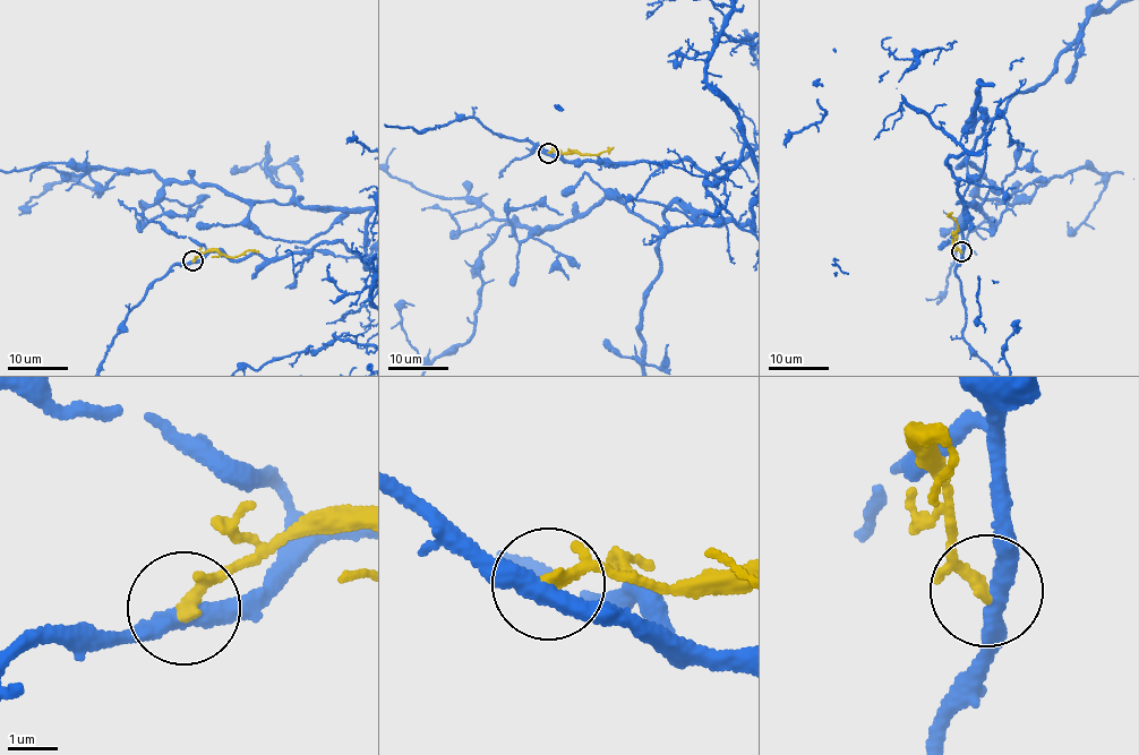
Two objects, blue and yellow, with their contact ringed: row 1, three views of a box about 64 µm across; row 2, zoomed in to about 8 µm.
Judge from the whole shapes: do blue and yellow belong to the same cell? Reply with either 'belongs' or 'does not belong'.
does not belong

